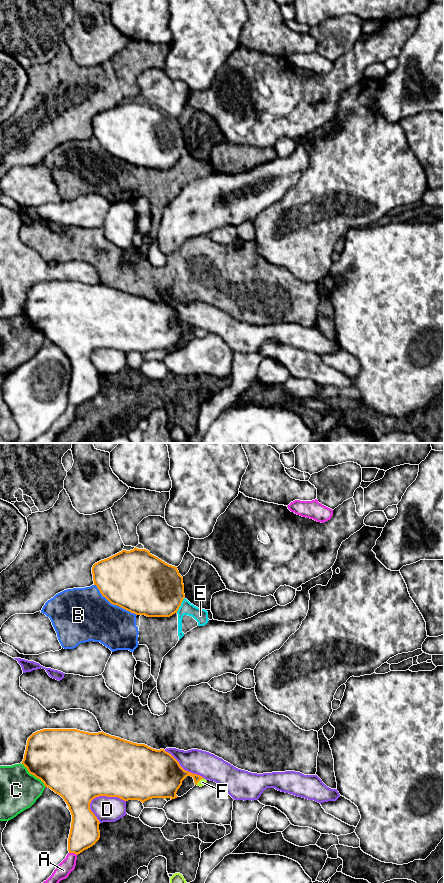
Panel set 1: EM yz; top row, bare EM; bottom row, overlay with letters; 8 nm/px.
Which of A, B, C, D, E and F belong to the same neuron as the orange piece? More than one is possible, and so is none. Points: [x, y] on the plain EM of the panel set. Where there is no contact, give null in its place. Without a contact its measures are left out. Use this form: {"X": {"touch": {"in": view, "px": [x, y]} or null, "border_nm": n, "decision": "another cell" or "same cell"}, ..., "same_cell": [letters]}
{"A": {"touch": {"in": "yz", "px": [73, 404]}, "border_nm": 70, "decision": "another cell"}, "B": {"touch": {"in": "yz", "px": [114, 156]}, "border_nm": 420, "decision": "another cell"}, "C": {"touch": {"in": "yz", "px": [33, 326]}, "border_nm": 280, "decision": "another cell"}, "D": {"touch": {"in": "yz", "px": [104, 347]}, "border_nm": 300, "decision": "another cell"}, "E": {"touch": {"in": "yz", "px": [180, 157]}, "border_nm": 140, "decision": "another cell"}, "F": {"touch": {"in": "yz", "px": [199, 332]}, "border_nm": 80, "decision": "same cell"}, "same_cell": ["F"]}

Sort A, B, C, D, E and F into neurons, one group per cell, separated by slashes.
A / B E / C / D / F

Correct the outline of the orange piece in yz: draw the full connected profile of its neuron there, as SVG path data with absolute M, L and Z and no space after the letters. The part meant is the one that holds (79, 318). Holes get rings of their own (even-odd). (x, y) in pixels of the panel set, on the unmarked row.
M43 281L33 285L27 292L22 315L28 324L40 331L45 339L60 347L72 367L68 390L68 403L76 407L92 399L100 390L99 372L90 361L91 353L99 348L118 349L124 353L139 352L142 355L152 350L175 351L182 333L191 328L197 338L207 334L202 328L184 322L179 314L164 301L156 302L145 296L133 295L102 284L89 285L77 281Z

